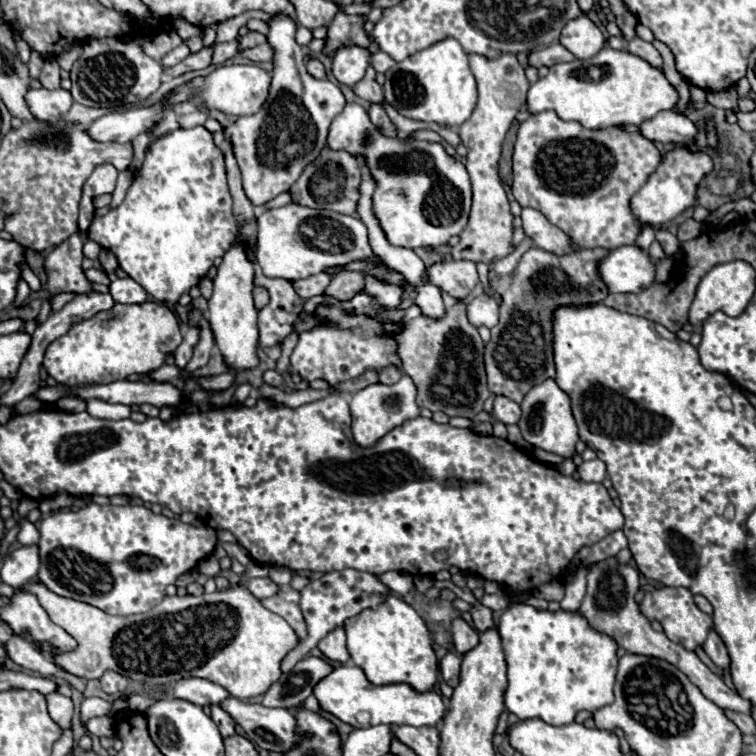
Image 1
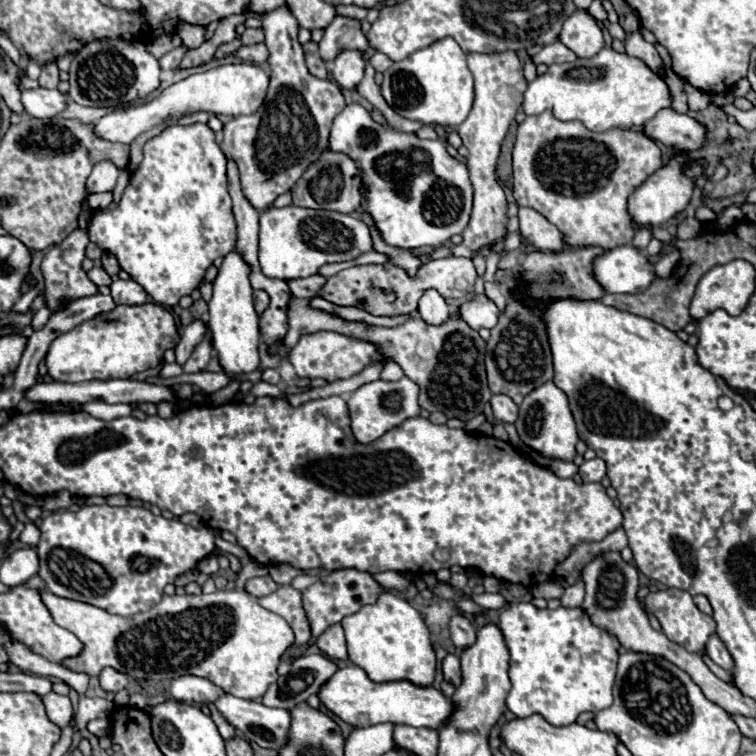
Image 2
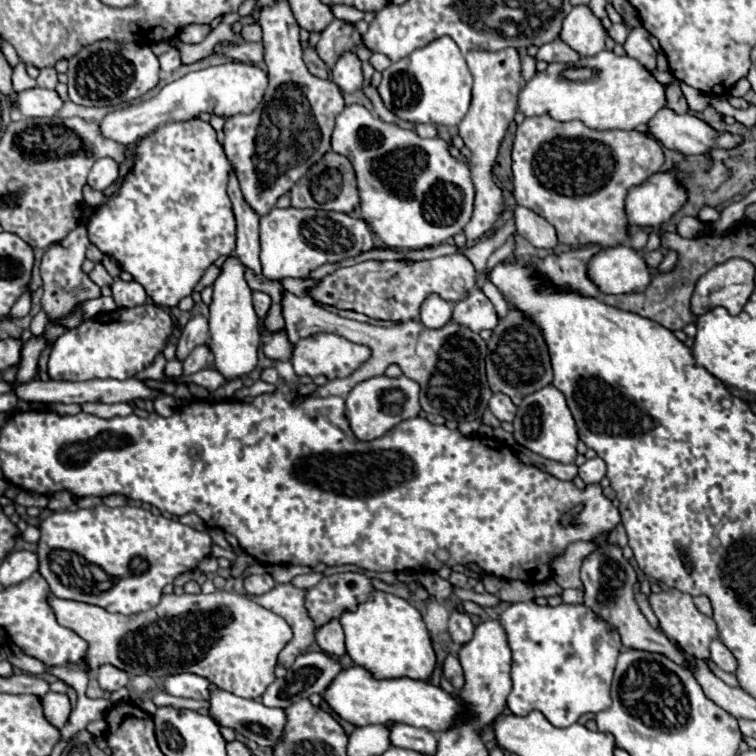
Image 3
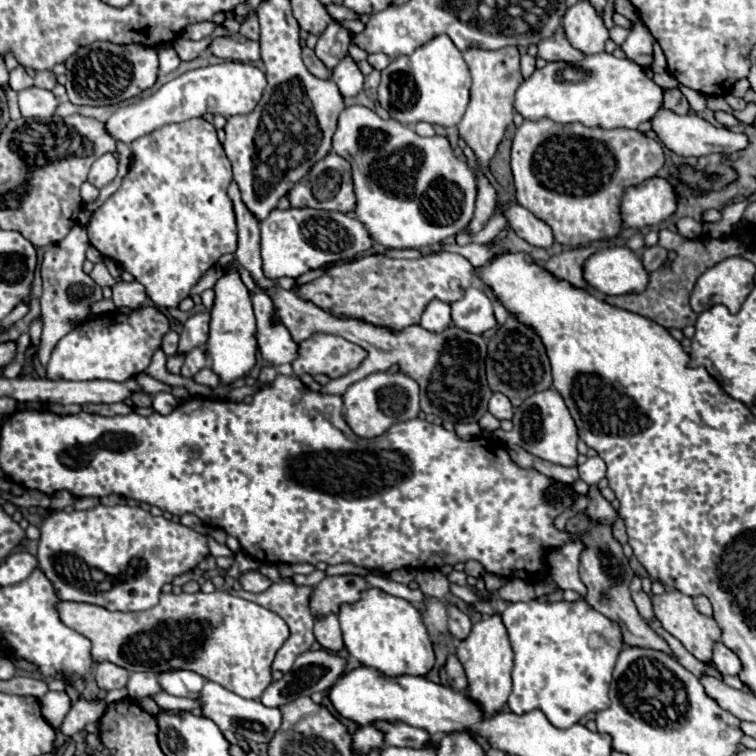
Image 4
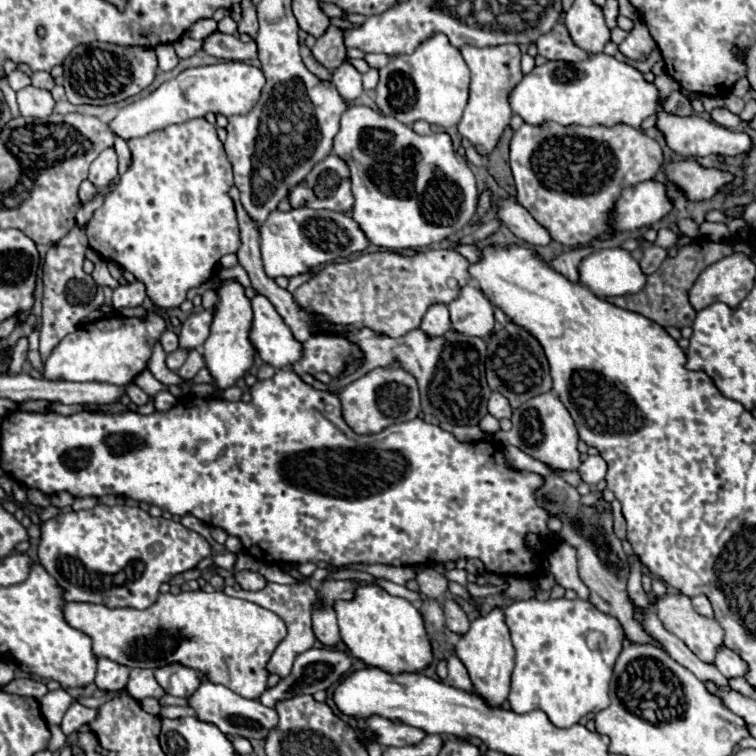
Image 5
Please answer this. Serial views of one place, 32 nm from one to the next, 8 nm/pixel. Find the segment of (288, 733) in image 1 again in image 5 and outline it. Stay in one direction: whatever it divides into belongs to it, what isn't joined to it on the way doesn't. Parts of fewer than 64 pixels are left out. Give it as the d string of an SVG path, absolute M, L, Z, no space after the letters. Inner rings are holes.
M212 682L200 684L200 688L194 690L186 698L186 704L188 704L188 708L192 708L196 712L198 720L218 726L224 734L242 736L248 740L252 740L252 738L264 740L264 736L268 736L268 730L272 730L276 726L276 710L274 708L260 704L260 700L246 700L246 698L238 696L236 692L232 692L224 686L216 686Z

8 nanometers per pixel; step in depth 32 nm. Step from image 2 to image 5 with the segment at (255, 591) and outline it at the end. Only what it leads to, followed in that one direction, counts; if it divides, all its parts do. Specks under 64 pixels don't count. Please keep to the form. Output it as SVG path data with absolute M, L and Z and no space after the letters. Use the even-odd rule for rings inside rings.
M238 570L238 572L234 572L232 576L234 576L234 580L236 580L244 590L260 590L260 588L264 588L264 584L266 584L266 580L264 580L260 574L250 572L250 570Z

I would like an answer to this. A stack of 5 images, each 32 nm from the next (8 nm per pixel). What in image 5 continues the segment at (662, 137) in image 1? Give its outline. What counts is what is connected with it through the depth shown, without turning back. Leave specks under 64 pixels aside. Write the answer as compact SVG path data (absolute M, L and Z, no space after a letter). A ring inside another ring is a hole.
M658 110L658 124L656 124L664 136L666 136L666 142L668 146L680 154L680 156L694 156L694 158L700 158L700 156L708 156L708 154L718 154L718 156L740 156L740 154L748 154L754 146L752 138L744 132L736 132L736 130L728 130L728 128L722 128L710 120L704 120L700 116L674 116L674 114L668 114L664 110Z

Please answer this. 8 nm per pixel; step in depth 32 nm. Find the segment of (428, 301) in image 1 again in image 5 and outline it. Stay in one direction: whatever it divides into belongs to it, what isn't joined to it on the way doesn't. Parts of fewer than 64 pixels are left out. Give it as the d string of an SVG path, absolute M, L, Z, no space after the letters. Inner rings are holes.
M434 304L432 308L428 308L420 330L428 336L428 338L436 338L442 336L450 330L450 316L448 316L448 308L444 304Z

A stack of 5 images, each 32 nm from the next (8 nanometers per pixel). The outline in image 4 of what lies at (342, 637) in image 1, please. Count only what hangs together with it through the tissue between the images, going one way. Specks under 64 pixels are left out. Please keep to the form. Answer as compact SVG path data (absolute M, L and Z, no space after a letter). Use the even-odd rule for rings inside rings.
M336 614L316 616L314 618L314 636L320 642L320 646L326 650L340 652L340 648L344 648L342 632L340 632L340 624L338 624Z

